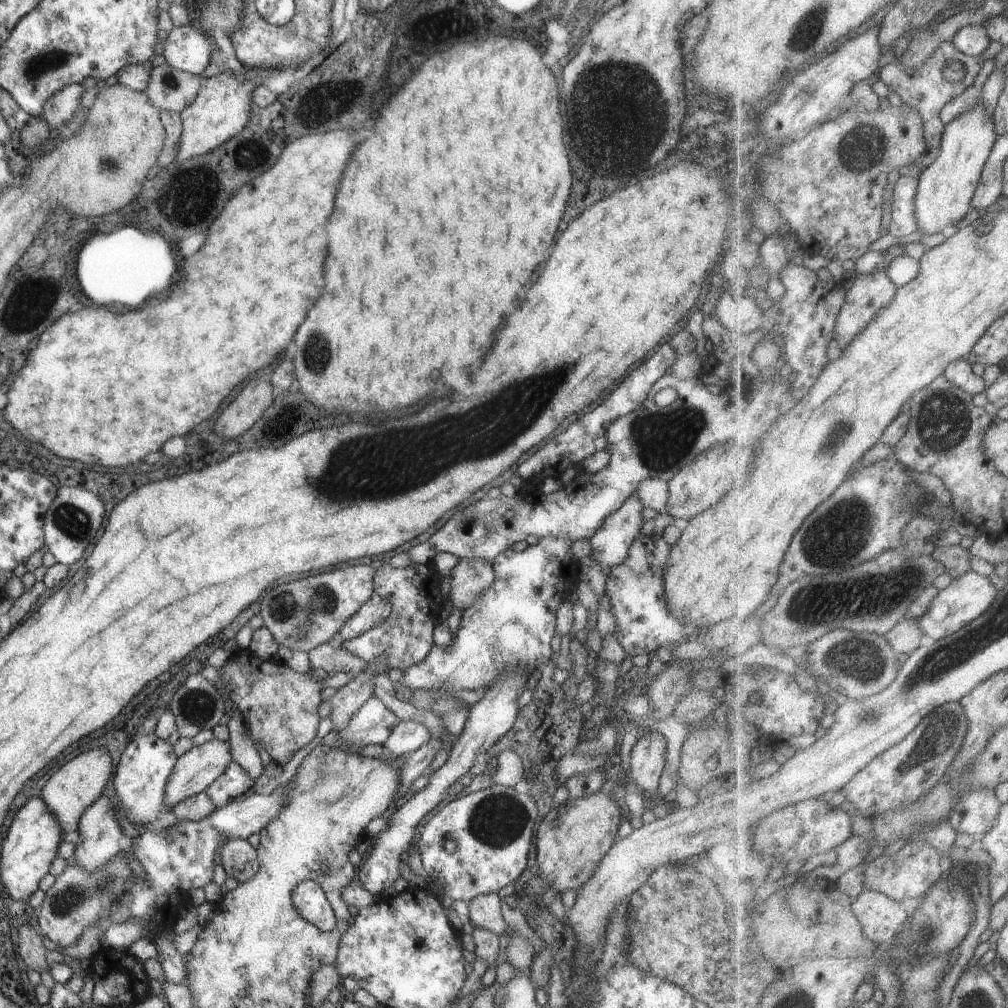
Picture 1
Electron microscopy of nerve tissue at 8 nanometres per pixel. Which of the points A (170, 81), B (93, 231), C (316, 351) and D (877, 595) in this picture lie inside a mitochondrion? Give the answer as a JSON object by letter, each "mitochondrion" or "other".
{"A":"mitochondrion","B":"other","C":"mitochondrion","D":"mitochondrion"}

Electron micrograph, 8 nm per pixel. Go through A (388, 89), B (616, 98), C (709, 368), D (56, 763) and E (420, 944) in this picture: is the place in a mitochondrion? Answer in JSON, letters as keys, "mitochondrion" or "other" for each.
{"A":"other","B":"mitochondrion","C":"other","D":"other","E":"mitochondrion"}

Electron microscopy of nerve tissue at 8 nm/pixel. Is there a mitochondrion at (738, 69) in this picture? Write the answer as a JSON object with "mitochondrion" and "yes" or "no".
{"mitochondrion":"no"}

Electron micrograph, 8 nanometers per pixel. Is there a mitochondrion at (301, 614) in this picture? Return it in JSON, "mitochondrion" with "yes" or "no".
{"mitochondrion":"yes"}

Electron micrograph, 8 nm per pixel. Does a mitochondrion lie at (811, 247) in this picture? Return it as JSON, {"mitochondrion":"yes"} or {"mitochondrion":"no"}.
{"mitochondrion":"no"}

